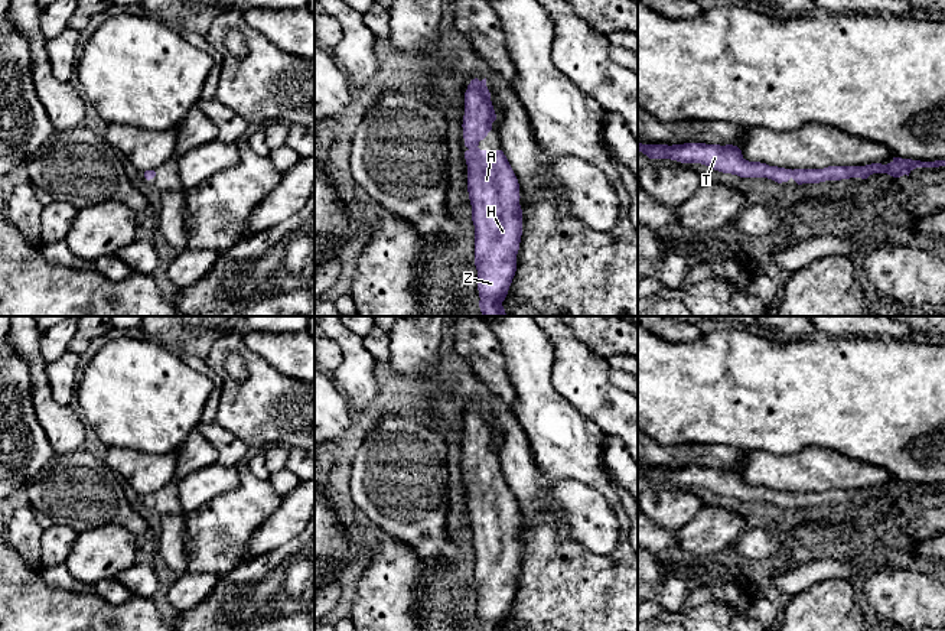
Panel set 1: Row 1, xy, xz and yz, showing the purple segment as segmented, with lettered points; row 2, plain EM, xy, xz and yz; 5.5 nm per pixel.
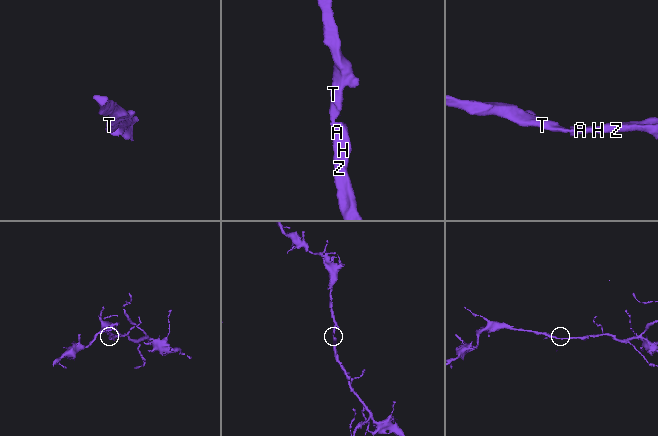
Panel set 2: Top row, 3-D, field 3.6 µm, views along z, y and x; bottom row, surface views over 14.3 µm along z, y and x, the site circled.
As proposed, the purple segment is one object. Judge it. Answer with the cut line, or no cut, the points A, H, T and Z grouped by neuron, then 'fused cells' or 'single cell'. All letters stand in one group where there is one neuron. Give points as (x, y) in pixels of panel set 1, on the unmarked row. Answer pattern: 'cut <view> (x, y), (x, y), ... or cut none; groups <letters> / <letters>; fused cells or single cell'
cut none; groups A H T Z; single cell

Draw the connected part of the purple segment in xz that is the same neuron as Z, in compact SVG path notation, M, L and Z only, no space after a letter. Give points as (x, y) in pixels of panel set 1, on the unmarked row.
M486 401L472 403L465 416L463 462L467 474L467 515L475 549L475 589L478 593L479 631L504 631L517 595L517 578L522 559L519 507L502 474L480 474L479 465L492 453L496 438L486 410Z

